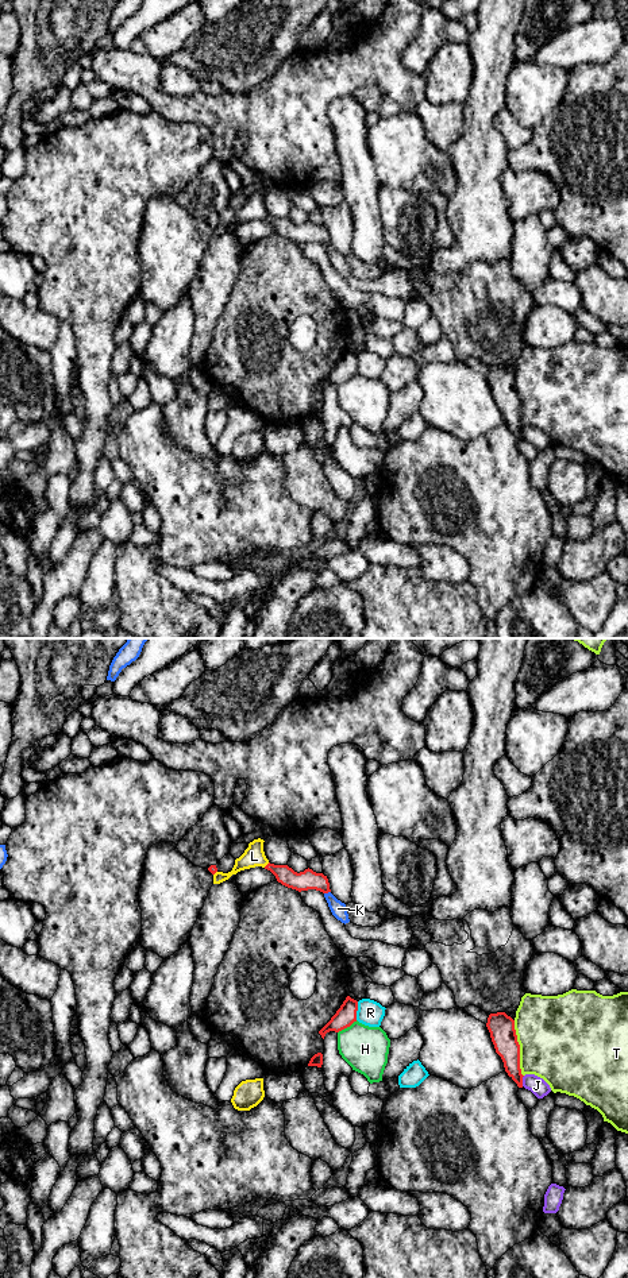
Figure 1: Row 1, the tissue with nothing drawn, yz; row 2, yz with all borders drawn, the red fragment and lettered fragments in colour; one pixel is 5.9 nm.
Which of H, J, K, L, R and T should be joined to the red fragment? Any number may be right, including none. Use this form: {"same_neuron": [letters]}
{"same_neuron": []}

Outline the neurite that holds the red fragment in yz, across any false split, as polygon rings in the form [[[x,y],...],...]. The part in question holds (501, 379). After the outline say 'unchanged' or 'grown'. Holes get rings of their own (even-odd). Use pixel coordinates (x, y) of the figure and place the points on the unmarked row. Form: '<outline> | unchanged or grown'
[[[505,364],[490,366],[486,379],[496,405],[504,414],[505,424],[519,440],[523,440],[524,428],[520,421],[520,397],[515,382],[515,372]]] | unchanged

